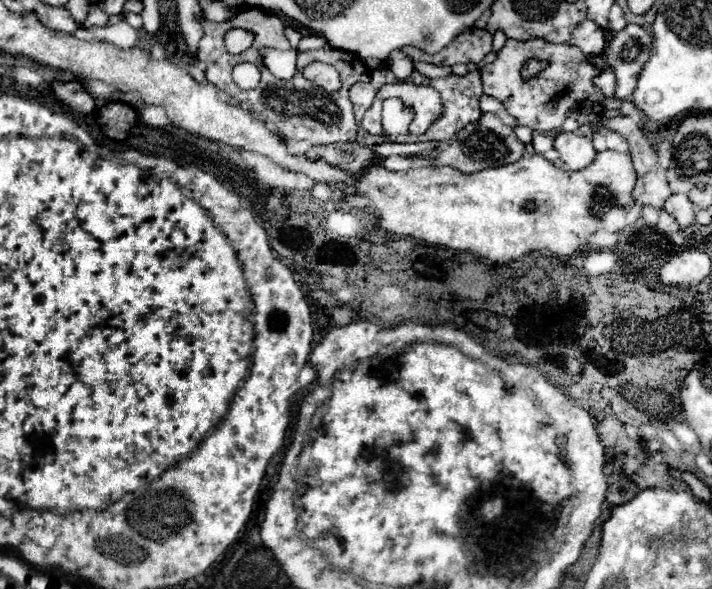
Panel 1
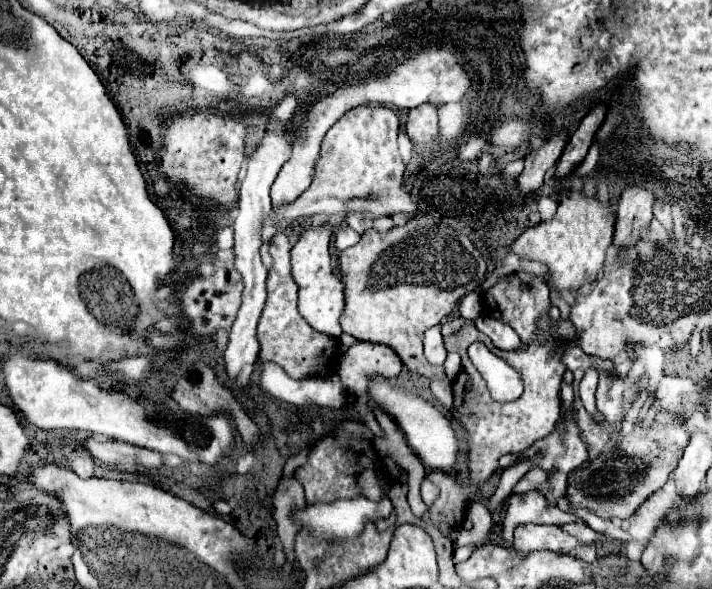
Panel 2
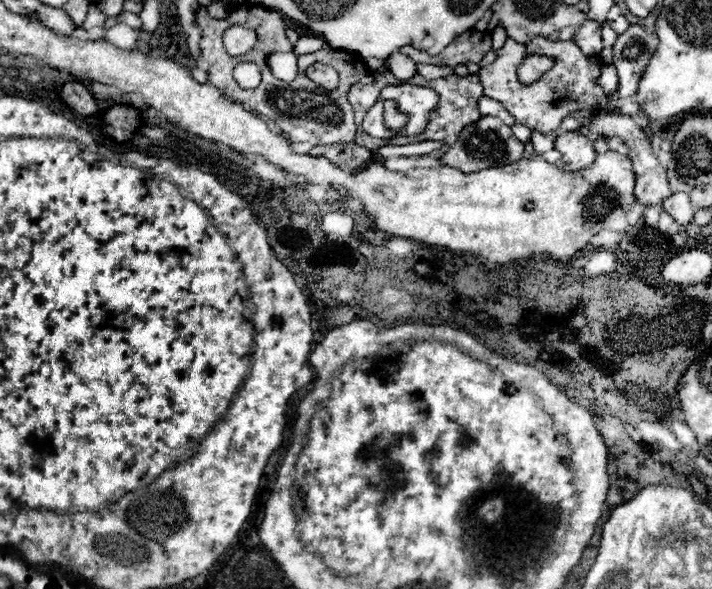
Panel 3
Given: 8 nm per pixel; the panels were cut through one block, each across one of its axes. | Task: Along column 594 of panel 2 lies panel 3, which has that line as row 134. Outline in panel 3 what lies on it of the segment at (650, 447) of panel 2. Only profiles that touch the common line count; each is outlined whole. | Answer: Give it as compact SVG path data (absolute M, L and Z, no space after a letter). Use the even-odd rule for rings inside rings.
M482 116L480 126L476 126L476 122L472 122L470 126L466 126L460 136L456 138L456 142L452 142L446 152L442 154L440 162L452 168L458 168L462 172L480 172L486 168L498 168L498 166L508 166L514 164L522 158L524 154L524 144L512 134L510 126L502 124L496 116Z

